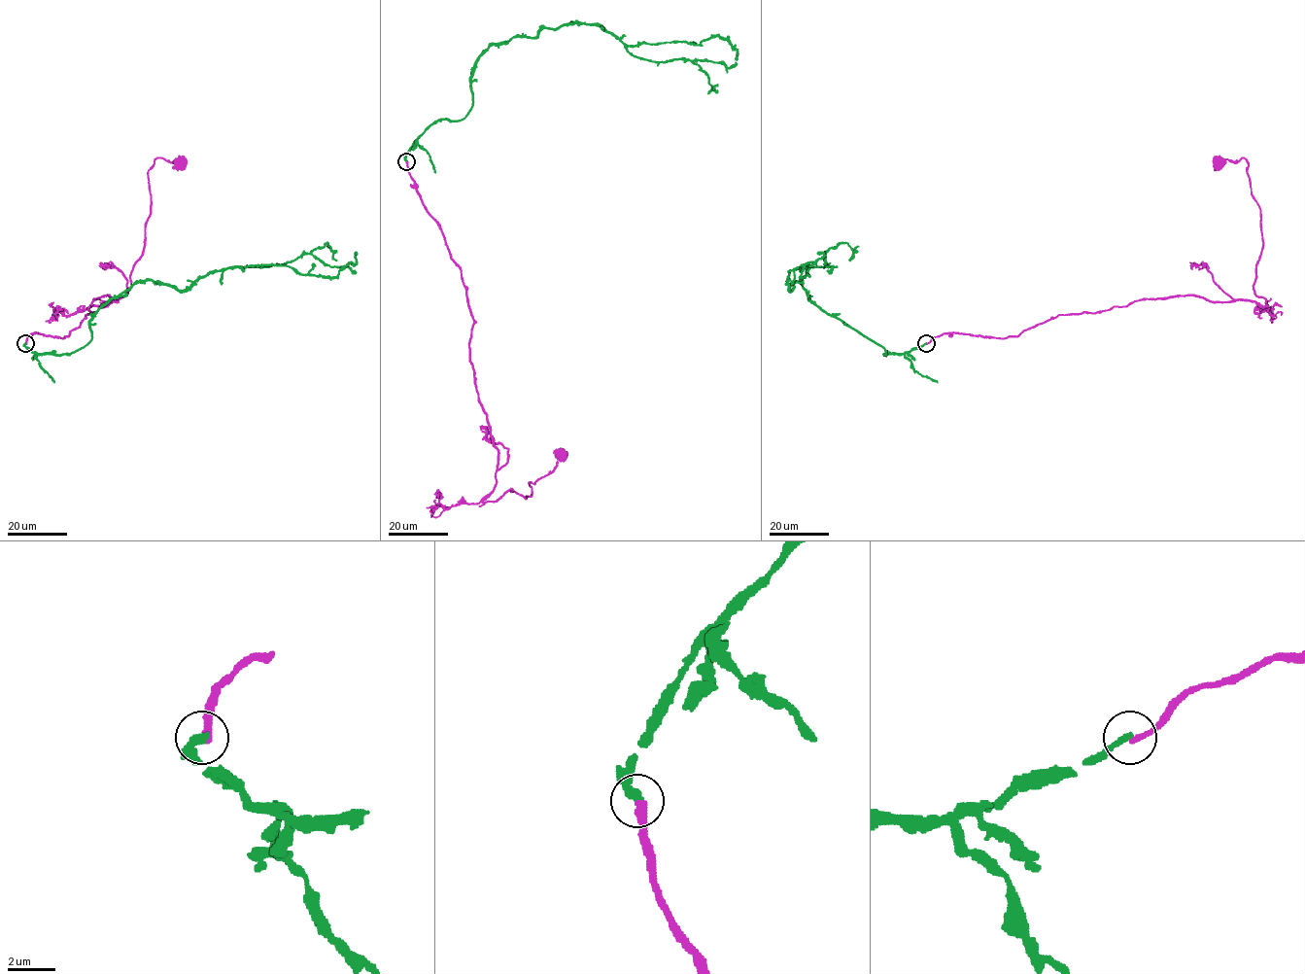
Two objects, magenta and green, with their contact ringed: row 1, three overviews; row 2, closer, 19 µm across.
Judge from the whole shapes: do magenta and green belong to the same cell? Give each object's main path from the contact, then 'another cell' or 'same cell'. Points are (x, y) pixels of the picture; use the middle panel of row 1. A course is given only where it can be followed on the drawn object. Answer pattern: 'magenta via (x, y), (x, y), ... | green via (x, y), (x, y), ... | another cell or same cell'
magenta via (406, 161), (473, 320), (469, 362), (498, 452), (482, 501), (531, 495), (529, 482), (562, 456) | green via (406, 161), (431, 124), (463, 118), (478, 57), (515, 36), (592, 23), (626, 45), (717, 36), (738, 52) | another cell

